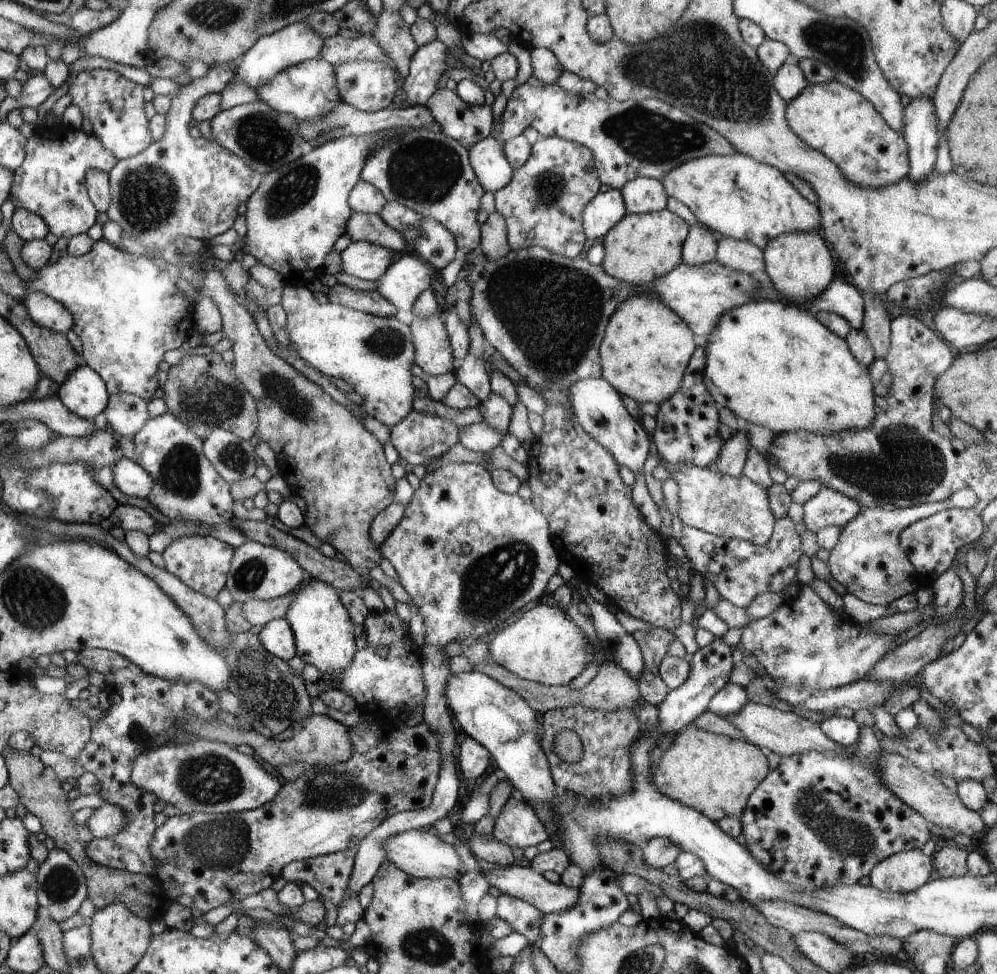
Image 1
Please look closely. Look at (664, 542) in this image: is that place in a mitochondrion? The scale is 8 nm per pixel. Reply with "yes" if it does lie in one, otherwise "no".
no

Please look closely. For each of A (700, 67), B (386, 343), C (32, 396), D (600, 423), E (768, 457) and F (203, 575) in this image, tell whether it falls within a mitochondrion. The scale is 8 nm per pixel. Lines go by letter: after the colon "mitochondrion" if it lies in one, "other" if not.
A: mitochondrion
B: mitochondrion
C: other
D: mitochondrion
E: other
F: other

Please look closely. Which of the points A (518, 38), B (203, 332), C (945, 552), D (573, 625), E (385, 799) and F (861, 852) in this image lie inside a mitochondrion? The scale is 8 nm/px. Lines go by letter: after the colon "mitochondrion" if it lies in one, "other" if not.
A: other
B: other
C: other
D: other
E: other
F: other

